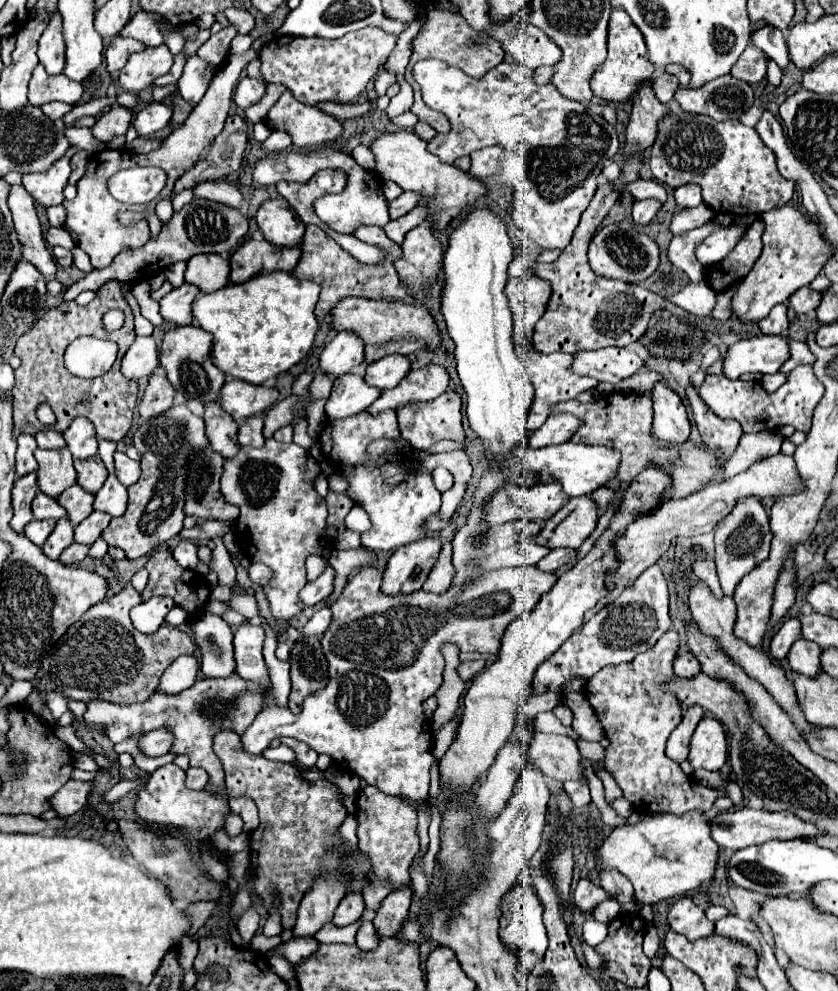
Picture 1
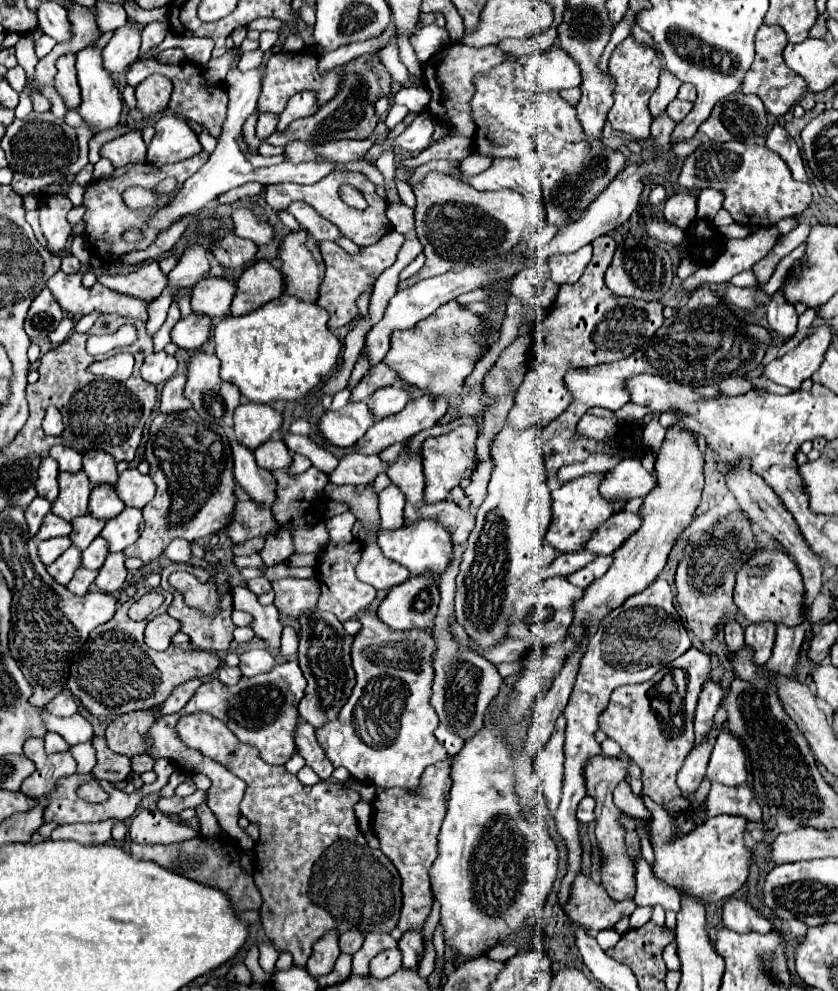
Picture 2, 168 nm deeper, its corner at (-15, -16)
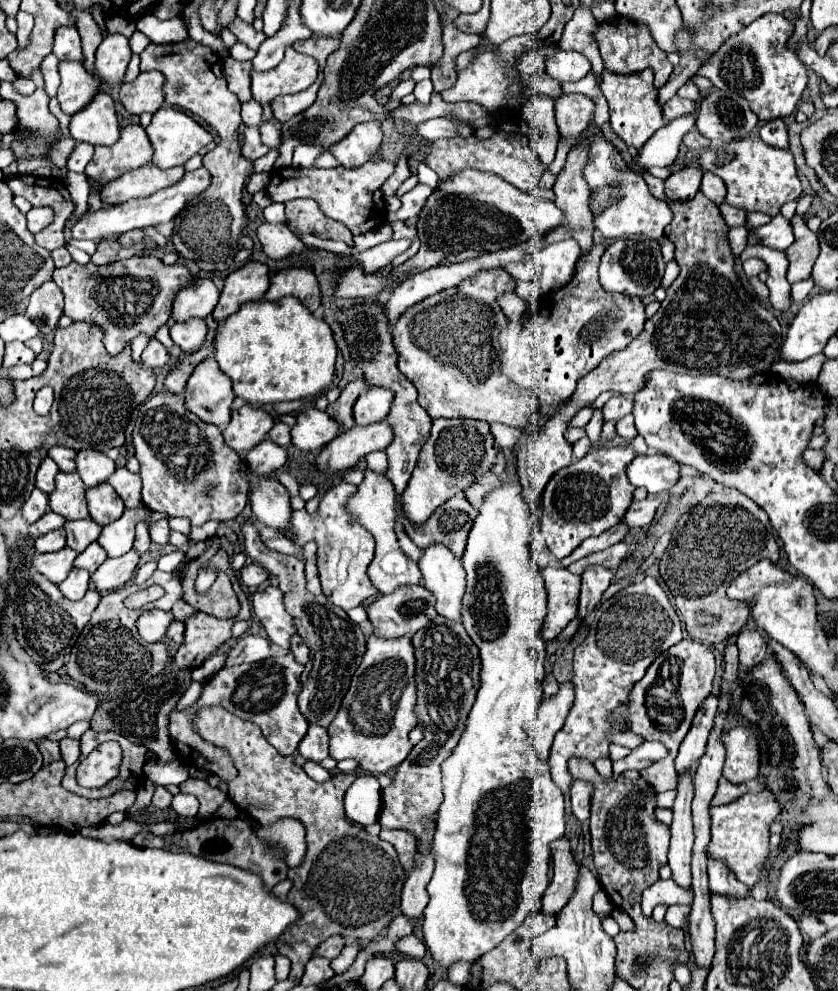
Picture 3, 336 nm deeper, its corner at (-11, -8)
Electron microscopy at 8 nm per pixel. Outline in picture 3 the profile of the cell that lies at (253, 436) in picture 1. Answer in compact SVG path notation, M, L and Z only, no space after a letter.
M266 438L246 454L246 462L250 464L254 474L268 476L286 464L286 448L280 448Z

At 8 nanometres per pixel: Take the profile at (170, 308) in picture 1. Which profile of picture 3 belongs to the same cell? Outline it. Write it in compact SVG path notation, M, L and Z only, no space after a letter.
M190 318L186 322L176 322L170 328L170 338L182 348L182 352L194 352L202 346L206 338L206 322L202 318Z

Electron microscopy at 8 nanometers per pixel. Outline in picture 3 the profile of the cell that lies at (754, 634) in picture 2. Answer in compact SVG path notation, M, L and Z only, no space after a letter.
M744 628L736 636L736 644L740 650L740 666L742 668L752 668L752 666L760 664L760 660L764 660L768 654L768 644L766 644L764 636L754 628Z

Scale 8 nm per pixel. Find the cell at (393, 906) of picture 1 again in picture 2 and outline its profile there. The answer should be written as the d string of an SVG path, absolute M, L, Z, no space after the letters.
M420 930L408 932L402 936L402 940L398 942L398 948L402 952L402 968L408 970L418 970L418 964L424 956L424 944L422 944L422 934Z

